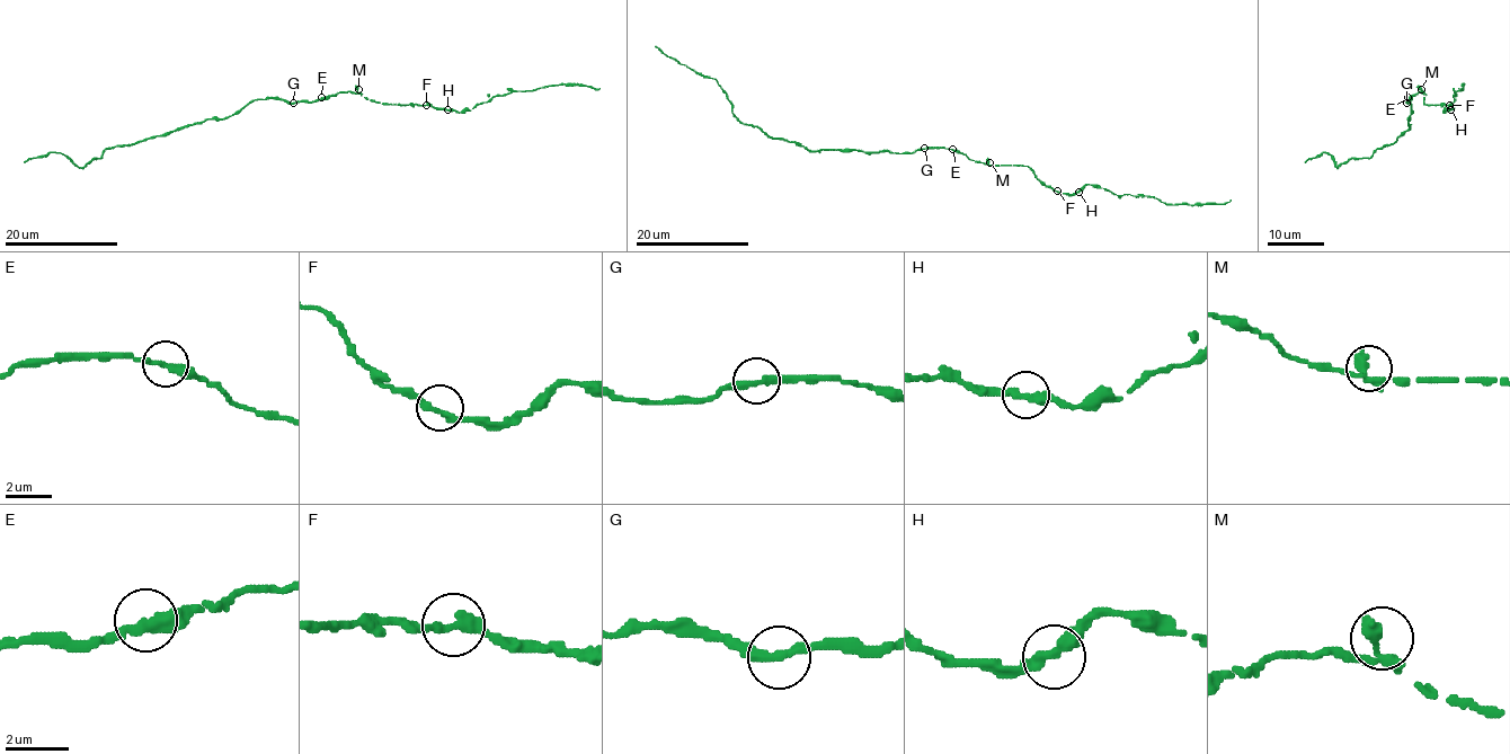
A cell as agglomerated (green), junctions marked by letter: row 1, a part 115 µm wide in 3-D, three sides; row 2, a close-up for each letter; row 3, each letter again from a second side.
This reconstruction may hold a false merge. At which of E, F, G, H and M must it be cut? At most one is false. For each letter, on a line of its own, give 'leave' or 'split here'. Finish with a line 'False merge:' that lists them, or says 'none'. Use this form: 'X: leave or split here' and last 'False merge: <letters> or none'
E: leave
F: leave
G: leave
H: leave
M: leave
False merge: none

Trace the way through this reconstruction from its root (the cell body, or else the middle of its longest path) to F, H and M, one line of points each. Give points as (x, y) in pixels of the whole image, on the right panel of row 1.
F: (1406, 101), (1421, 91), (1424, 105), (1449, 105)
H: (1406, 101), (1421, 91), (1424, 105), (1450, 105), (1454, 107), (1450, 108)
M: (1406, 101), (1422, 91), (1421, 89)

